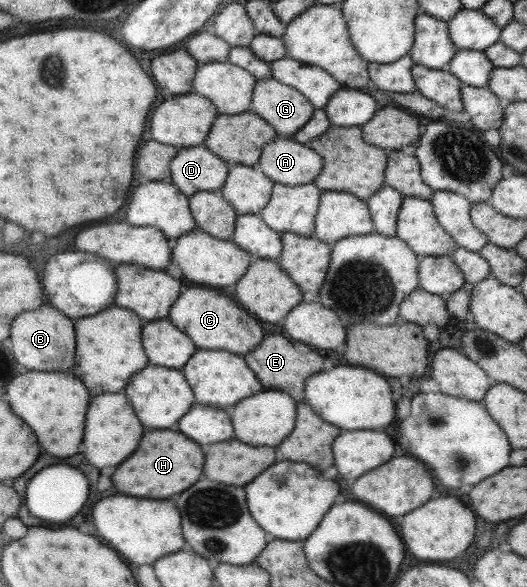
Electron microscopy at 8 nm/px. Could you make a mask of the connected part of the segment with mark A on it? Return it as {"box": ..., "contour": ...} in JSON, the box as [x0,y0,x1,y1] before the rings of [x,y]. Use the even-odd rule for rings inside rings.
{"box":[256,137,323,186],"contour":[[[287,137],[263,145],[256,168],[273,183],[294,186],[311,183],[322,165],[323,160],[315,150]]]}

